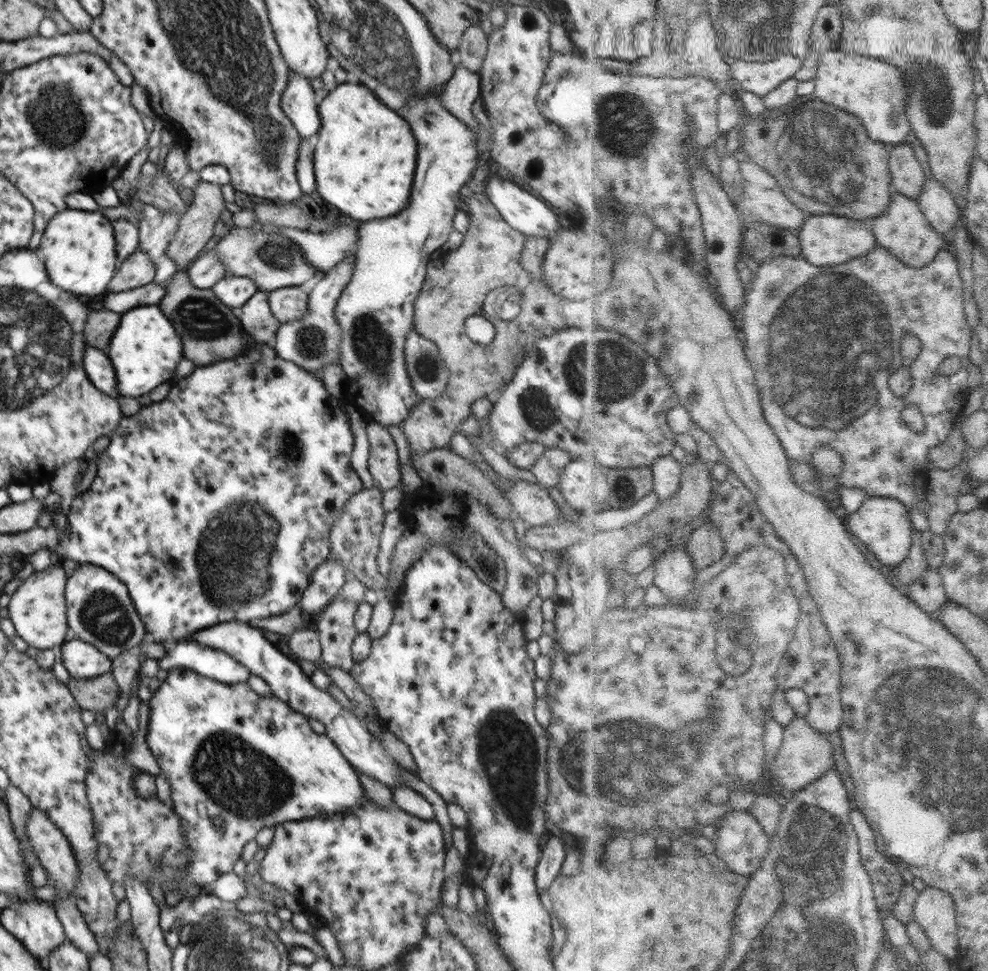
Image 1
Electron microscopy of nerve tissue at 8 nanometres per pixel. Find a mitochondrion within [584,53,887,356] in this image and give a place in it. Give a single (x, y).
(838, 136)

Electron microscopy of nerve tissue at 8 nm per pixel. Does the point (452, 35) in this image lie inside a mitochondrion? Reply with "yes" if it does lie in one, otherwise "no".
no

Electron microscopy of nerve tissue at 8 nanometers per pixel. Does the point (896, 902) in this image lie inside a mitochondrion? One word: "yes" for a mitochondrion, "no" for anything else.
no

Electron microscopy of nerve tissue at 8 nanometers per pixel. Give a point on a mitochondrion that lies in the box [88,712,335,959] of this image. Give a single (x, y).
(242, 781)

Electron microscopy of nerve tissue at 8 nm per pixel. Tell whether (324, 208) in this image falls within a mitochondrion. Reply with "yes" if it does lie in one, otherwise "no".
no

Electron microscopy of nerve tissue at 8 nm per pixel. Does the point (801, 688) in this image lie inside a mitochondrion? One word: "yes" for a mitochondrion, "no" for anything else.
no

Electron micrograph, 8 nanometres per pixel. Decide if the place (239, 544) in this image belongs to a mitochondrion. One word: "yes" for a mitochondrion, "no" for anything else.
yes

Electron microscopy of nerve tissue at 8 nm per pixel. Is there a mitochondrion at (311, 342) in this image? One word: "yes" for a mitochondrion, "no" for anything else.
yes

